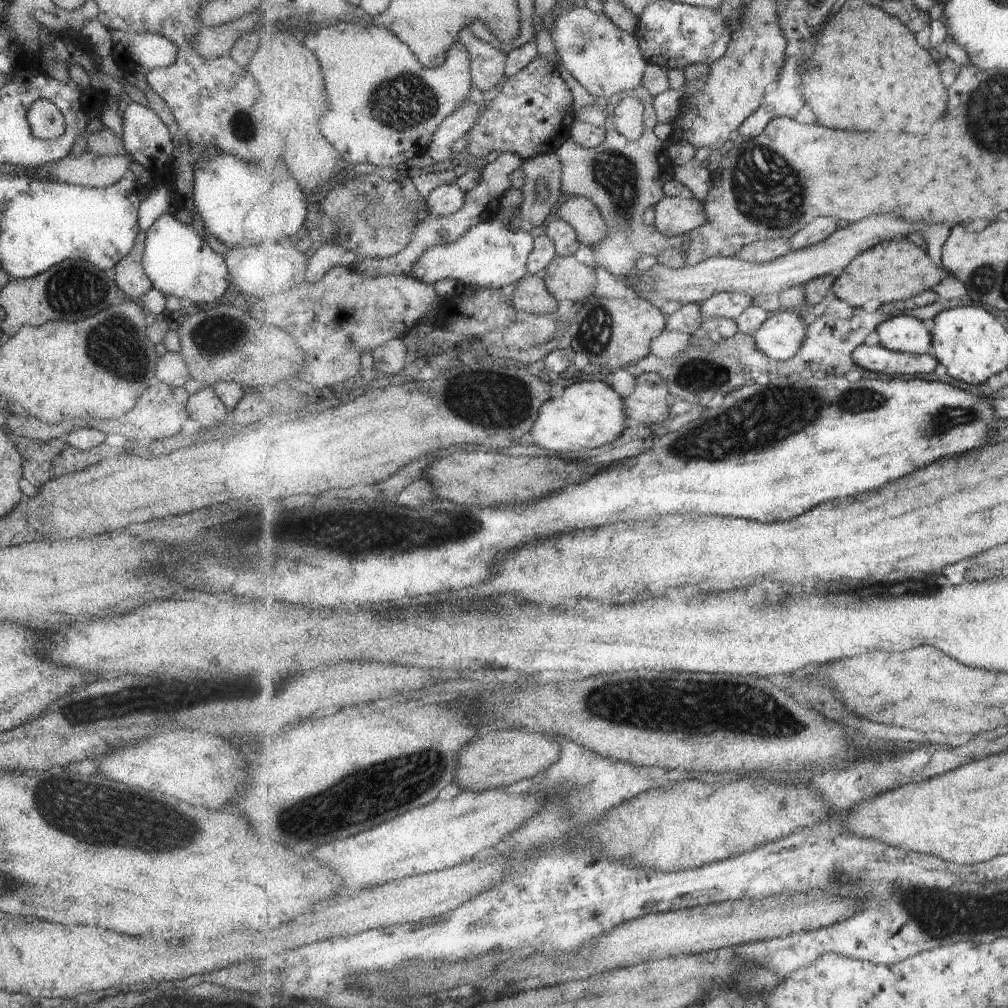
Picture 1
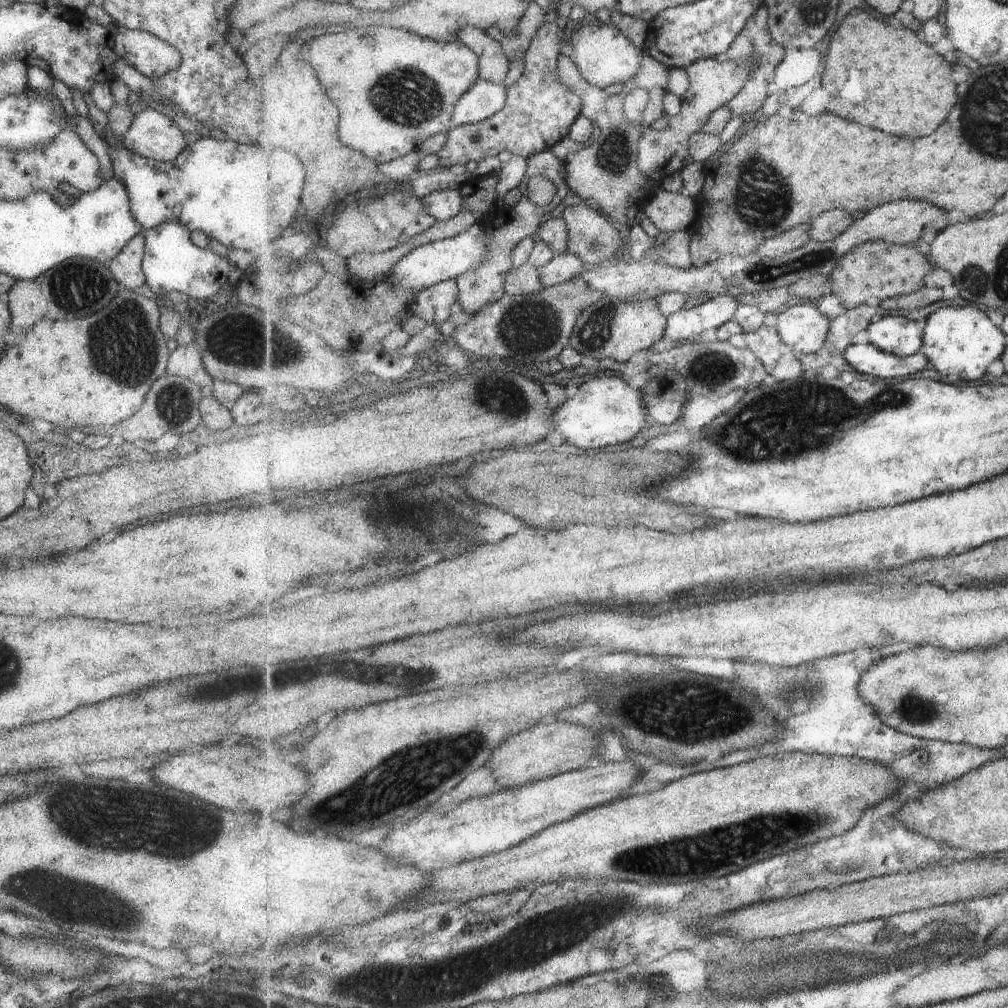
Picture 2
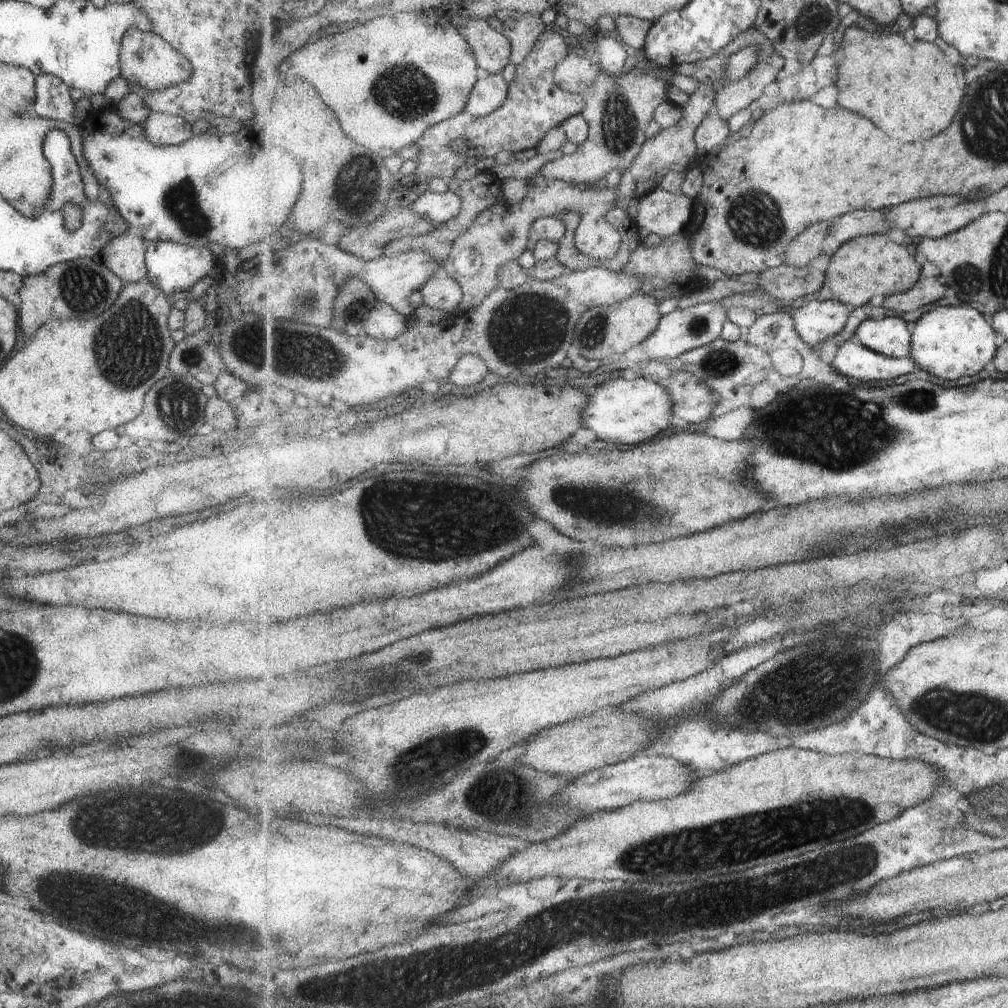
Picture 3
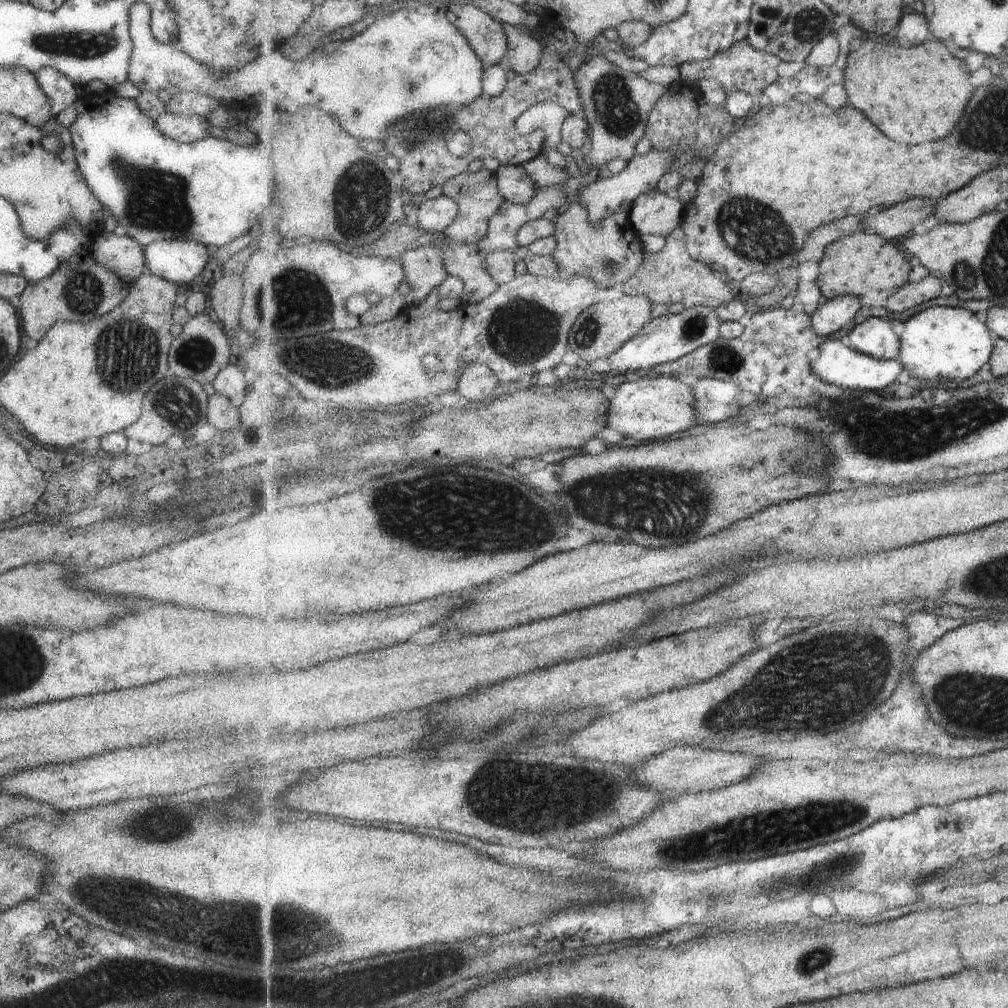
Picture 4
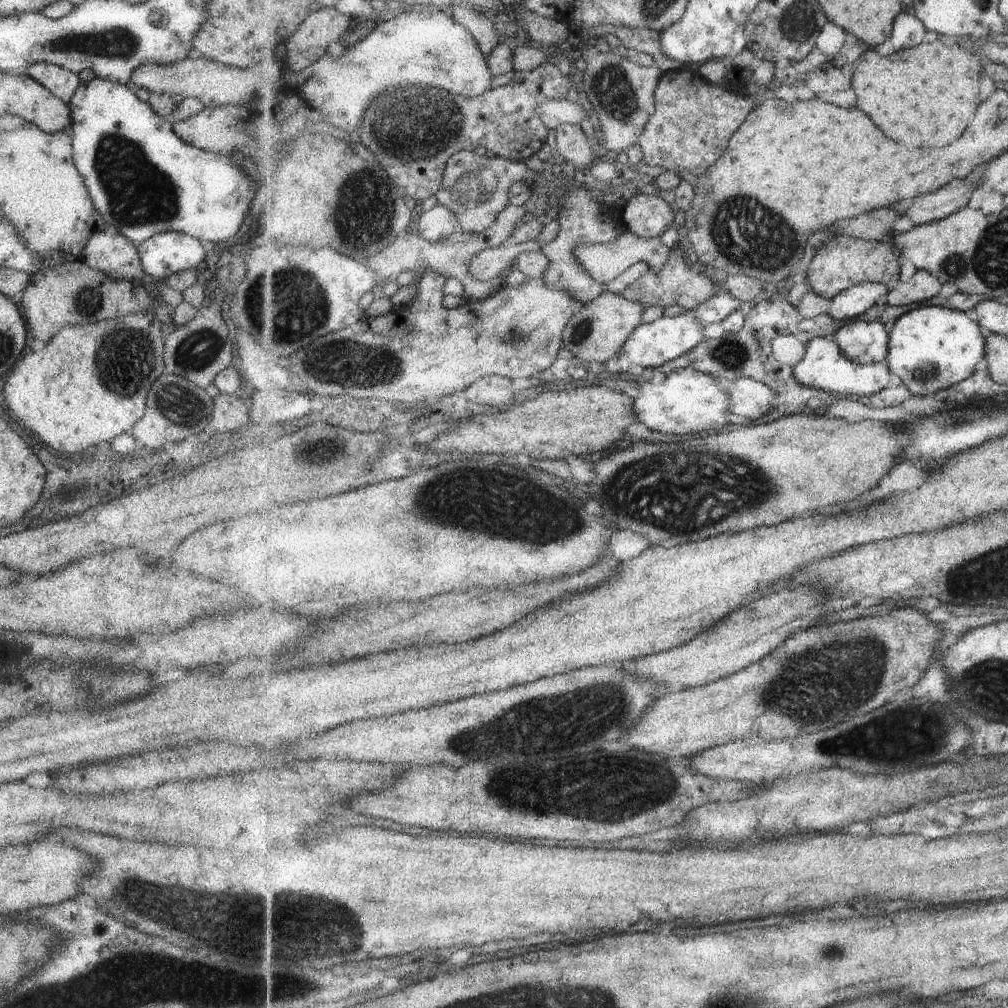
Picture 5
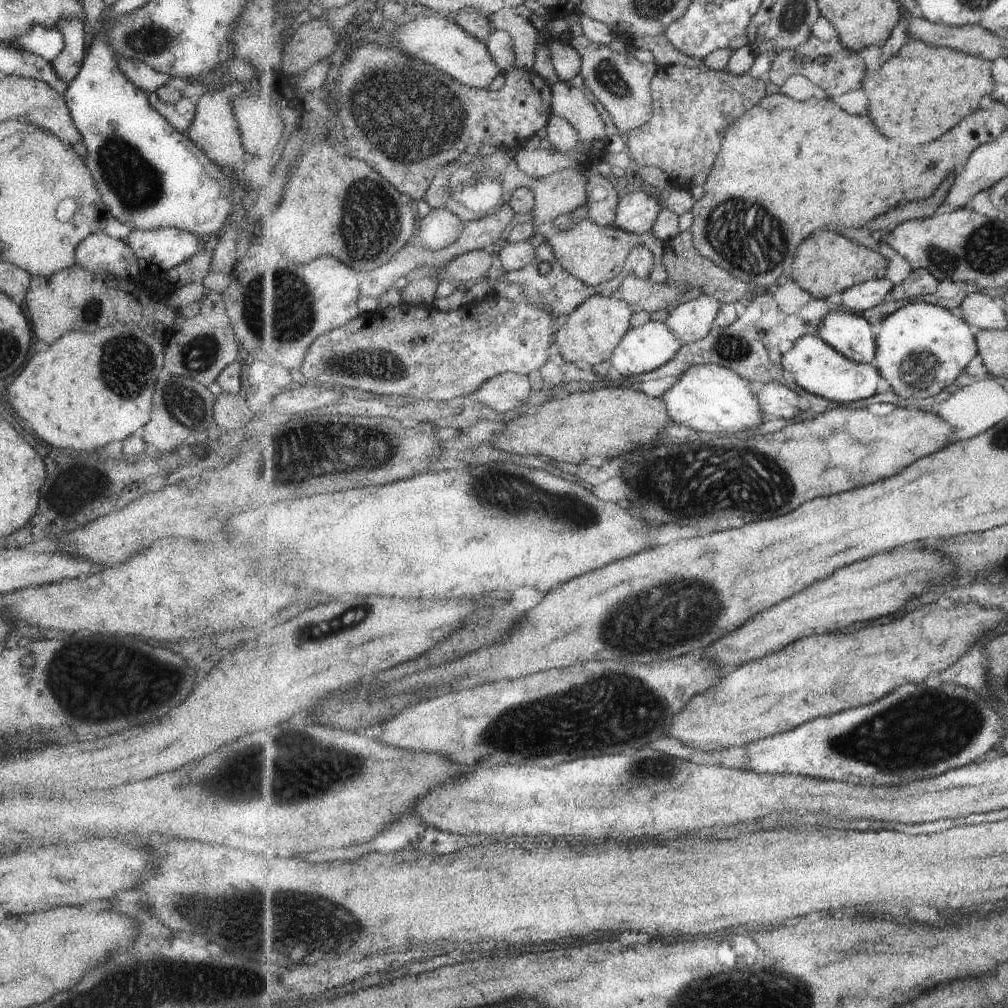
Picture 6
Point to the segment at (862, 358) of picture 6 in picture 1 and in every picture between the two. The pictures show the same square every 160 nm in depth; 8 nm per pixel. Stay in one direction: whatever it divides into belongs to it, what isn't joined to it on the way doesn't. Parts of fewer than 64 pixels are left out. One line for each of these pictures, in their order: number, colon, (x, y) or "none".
1: (906, 334)
2: (897, 335)
3: (889, 336)
4: (880, 339)
5: (864, 342)

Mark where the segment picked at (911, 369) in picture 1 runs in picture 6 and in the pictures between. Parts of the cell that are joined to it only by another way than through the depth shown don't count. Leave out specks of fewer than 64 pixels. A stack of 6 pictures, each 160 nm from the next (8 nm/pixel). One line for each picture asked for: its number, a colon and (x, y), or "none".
2: (867, 359)
3: (854, 360)
4: (838, 364)
5: (825, 367)
6: (817, 366)

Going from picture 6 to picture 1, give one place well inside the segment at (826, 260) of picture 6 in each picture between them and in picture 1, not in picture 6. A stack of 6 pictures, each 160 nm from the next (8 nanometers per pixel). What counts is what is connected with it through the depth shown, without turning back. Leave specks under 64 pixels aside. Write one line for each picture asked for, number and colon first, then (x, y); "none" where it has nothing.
1: (892, 271)
2: (879, 269)
3: (866, 266)
4: (864, 261)
5: (842, 262)

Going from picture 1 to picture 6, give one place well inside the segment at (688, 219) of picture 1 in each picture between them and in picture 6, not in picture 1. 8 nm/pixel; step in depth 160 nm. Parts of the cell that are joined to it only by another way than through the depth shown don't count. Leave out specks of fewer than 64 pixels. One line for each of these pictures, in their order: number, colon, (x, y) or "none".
2: (671, 212)
3: (666, 214)
4: (655, 213)
5: (648, 216)
6: (637, 212)

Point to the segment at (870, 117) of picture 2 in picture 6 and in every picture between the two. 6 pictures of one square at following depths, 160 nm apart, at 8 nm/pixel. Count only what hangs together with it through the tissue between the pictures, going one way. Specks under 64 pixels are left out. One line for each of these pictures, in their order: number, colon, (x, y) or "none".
3: (914, 93)
4: (915, 95)
5: (927, 95)
6: (922, 92)

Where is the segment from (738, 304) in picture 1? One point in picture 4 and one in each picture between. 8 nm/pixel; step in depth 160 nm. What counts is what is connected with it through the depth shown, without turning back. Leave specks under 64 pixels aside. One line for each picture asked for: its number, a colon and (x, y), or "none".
2: (718, 313)
3: (686, 329)
4: (671, 337)

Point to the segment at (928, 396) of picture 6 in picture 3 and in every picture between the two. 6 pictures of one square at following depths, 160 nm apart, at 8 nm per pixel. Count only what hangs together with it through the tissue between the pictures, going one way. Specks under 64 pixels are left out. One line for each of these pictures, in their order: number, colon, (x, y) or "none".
3: (950, 342)
4: (941, 342)
5: (932, 347)

